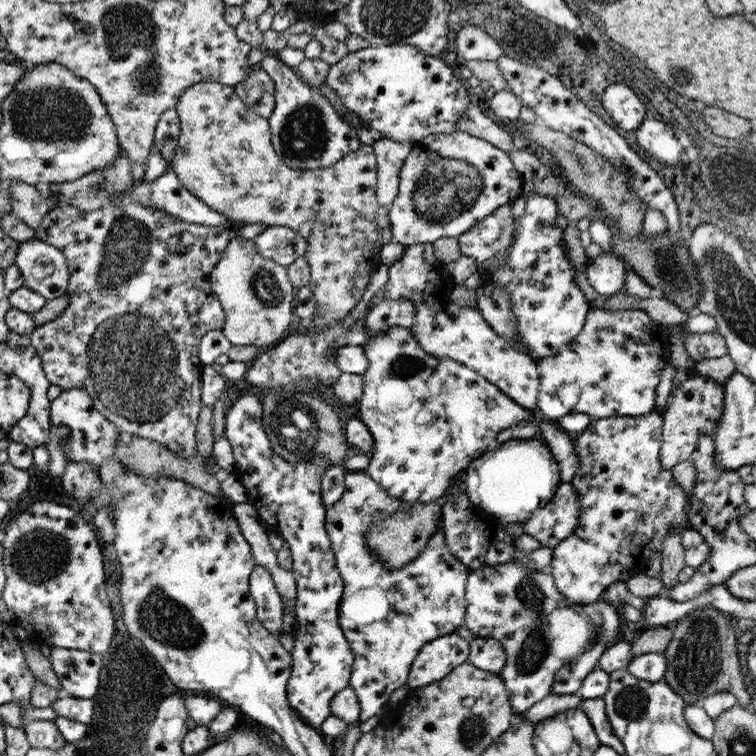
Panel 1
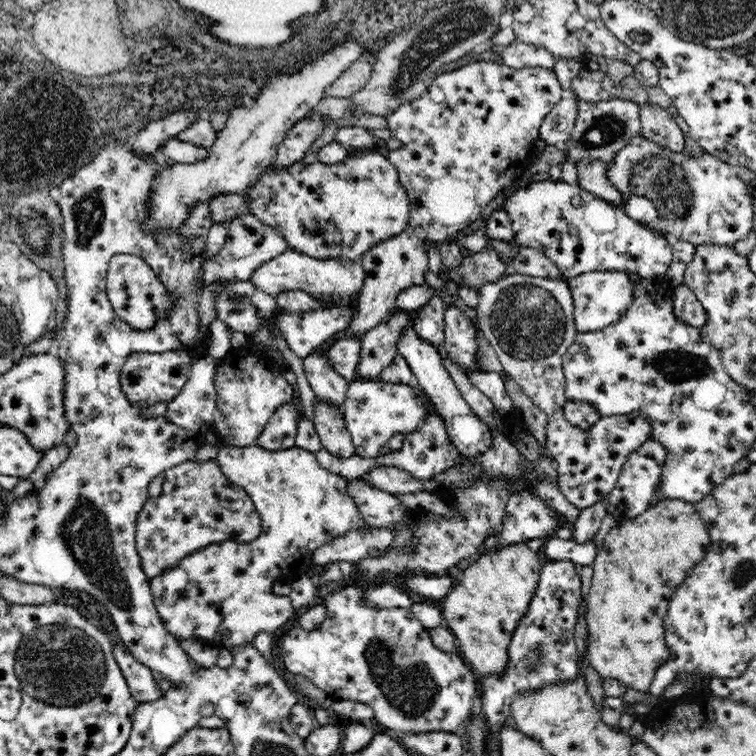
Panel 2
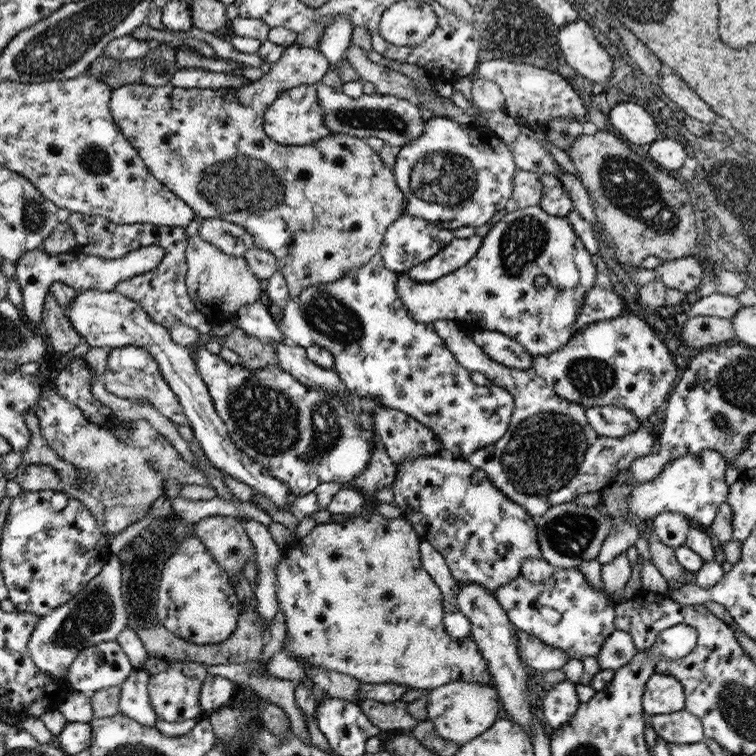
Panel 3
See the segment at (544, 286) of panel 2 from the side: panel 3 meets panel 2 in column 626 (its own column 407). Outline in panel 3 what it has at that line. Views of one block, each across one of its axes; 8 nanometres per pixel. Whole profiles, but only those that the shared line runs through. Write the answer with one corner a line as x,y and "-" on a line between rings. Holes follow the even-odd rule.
381,406
373,414
373,430
375,430
375,436
381,440
381,444
385,446
385,452
391,456
391,462
395,466
403,464
405,460
415,460
419,456
449,456
443,448
439,448
439,440
431,432
431,428
427,428
425,424
421,424
413,416
407,416
401,410

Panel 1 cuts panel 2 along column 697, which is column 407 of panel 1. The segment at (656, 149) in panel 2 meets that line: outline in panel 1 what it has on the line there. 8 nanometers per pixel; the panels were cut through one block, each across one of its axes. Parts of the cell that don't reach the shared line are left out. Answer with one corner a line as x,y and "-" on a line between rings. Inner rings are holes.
465,132
433,134
413,144
399,172
399,194
387,206
391,242
413,246
433,244
439,238
463,236
499,206
515,202
525,180
515,170
511,156
493,144

